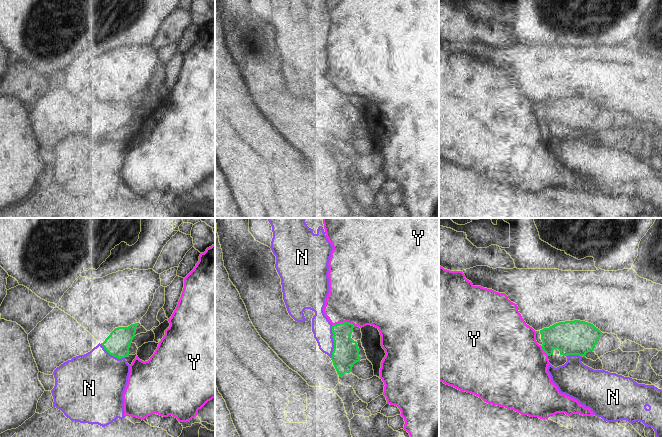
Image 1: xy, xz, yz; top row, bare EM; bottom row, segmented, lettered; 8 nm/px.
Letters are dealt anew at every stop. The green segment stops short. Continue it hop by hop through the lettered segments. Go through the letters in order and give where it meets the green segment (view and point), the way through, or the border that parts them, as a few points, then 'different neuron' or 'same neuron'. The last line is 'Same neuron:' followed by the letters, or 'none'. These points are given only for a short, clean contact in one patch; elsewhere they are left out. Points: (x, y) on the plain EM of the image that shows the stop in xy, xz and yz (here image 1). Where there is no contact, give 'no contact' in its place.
N: xz (333, 116) | along xz (332, 101), (333, 127), (330, 133) | different neuron
Y: xz (344, 98) | along xz (332, 100), (351, 98), (354, 101) | different neuron
Same neuron: none

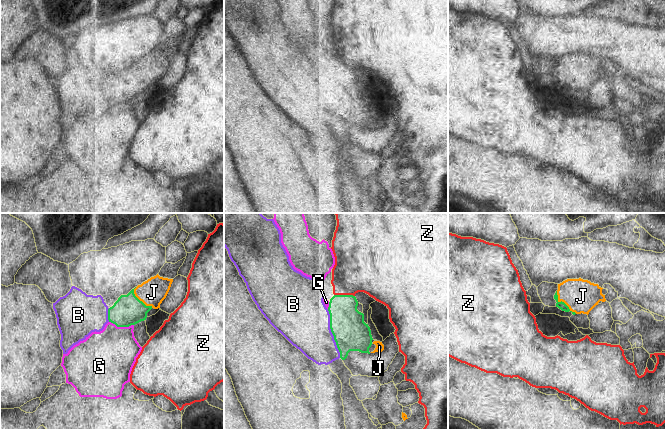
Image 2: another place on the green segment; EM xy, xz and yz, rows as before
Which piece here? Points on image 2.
B: xz (332, 109) | across xz (351, 109), (332, 109), (319, 109), (304, 96) | same neuron
G: xy (121, 102) | along xy (109, 97), (117, 102), (133, 101) | different neuron
J: yz (563, 78) | across yz (561, 81), (563, 78), (570, 72), (581, 72) | same neuron
Z: xz (344, 71) | along xz (334, 70), (352, 70), (354, 72) | different neuron
Same neuron: B, J

